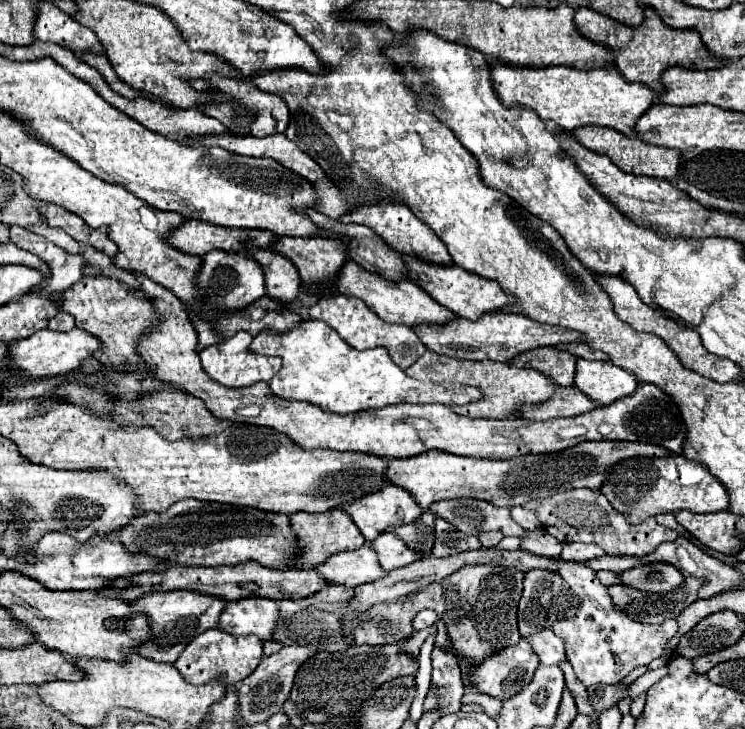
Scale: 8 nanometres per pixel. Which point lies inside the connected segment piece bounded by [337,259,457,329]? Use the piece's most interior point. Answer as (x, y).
(404, 302)

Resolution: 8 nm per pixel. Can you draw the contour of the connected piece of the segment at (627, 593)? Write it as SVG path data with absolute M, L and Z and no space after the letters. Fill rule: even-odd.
M687 577L685 585L673 593L641 593L627 585L611 585L613 607L627 613L629 619L639 623L663 623L667 619L677 619L681 611L691 605L697 597L701 581Z

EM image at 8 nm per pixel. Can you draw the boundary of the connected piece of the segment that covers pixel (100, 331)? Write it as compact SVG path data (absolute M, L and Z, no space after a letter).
M83 277L73 285L69 291L63 293L61 309L71 313L75 317L75 325L85 329L87 333L93 333L95 337L101 337L101 351L97 351L93 357L109 367L121 367L121 365L137 365L143 369L149 369L149 365L143 361L143 357L137 353L139 339L149 333L151 329L159 327L159 315L153 307L153 303L125 287L123 283L109 279L109 277Z

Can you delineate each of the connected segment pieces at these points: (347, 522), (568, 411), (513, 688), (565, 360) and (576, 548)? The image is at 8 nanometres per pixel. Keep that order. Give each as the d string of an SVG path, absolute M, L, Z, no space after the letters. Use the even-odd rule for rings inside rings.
M331 509L325 513L293 513L289 515L291 525L295 529L297 535L301 535L301 565L297 565L297 569L313 569L319 563L325 563L331 555L347 551L347 549L359 549L363 547L365 539L359 531L359 527L353 523L353 519L343 511L343 509Z
M573 385L573 387L557 387L555 395L545 405L525 407L519 411L519 415L533 421L541 421L541 419L545 421L545 419L555 419L555 417L583 415L595 407L597 403Z
M521 639L513 647L505 647L485 659L485 669L471 669L471 681L481 693L499 701L507 701L525 689L539 667L539 657L531 643ZM511 675L511 679L509 679ZM521 675L521 679L517 679Z
M553 347L531 349L531 351L517 355L511 361L511 365L515 365L515 367L533 367L533 369L553 377L557 381L557 385L573 385L575 363L577 363L575 355L561 351L561 349L553 349Z
M563 543L563 559L571 559L571 561L589 561L595 557L603 557L607 555L603 551L603 547L599 549L595 543Z

